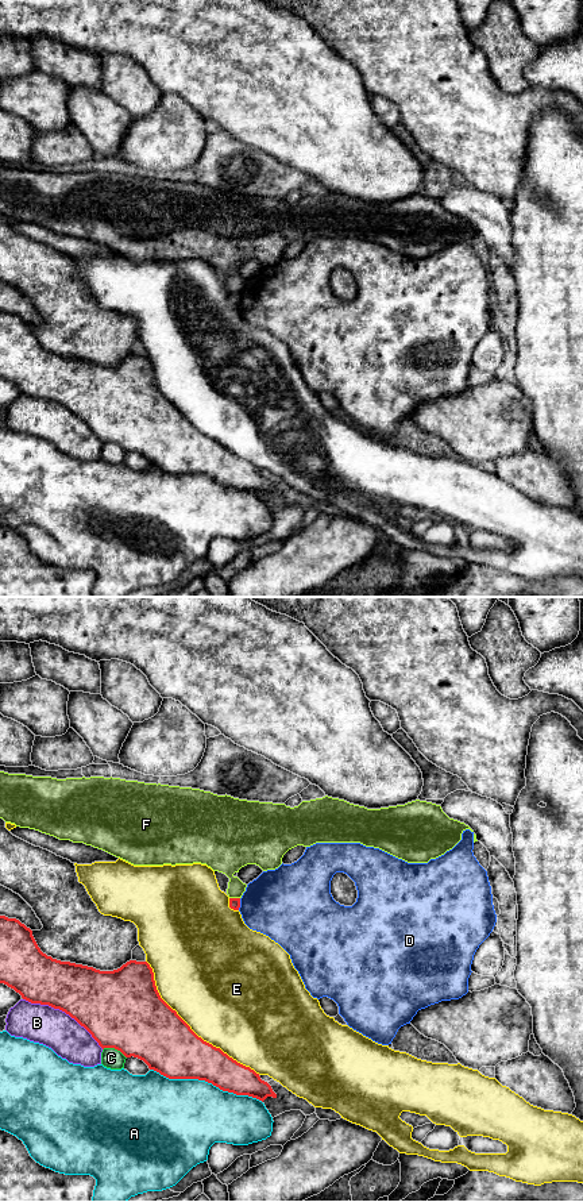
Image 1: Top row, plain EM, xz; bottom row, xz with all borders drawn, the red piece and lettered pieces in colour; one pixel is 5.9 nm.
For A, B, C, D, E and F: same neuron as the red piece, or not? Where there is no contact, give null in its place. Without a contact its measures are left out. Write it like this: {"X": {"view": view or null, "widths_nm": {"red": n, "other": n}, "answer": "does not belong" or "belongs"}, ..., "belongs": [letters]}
{"A": {"view": "xz", "widths_nm": {"red": 320, "other": 460}, "answer": "does not belong"}, "B": {"view": "xz", "widths_nm": {"red": 380, "other": 220}, "answer": "does not belong"}, "C": {"view": "xz", "widths_nm": {"red": 480, "other": 120}, "answer": "does not belong"}, "D": {"view": "xz", "widths_nm": {"red": 60, "other": 420}, "answer": "does not belong"}, "E": {"view": "xz", "widths_nm": {"red": 360, "other": 500}, "answer": "does not belong"}, "F": {"view": "xz", "widths_nm": {"red": 60, "other": 190}, "answer": "does not belong"}, "belongs": []}

